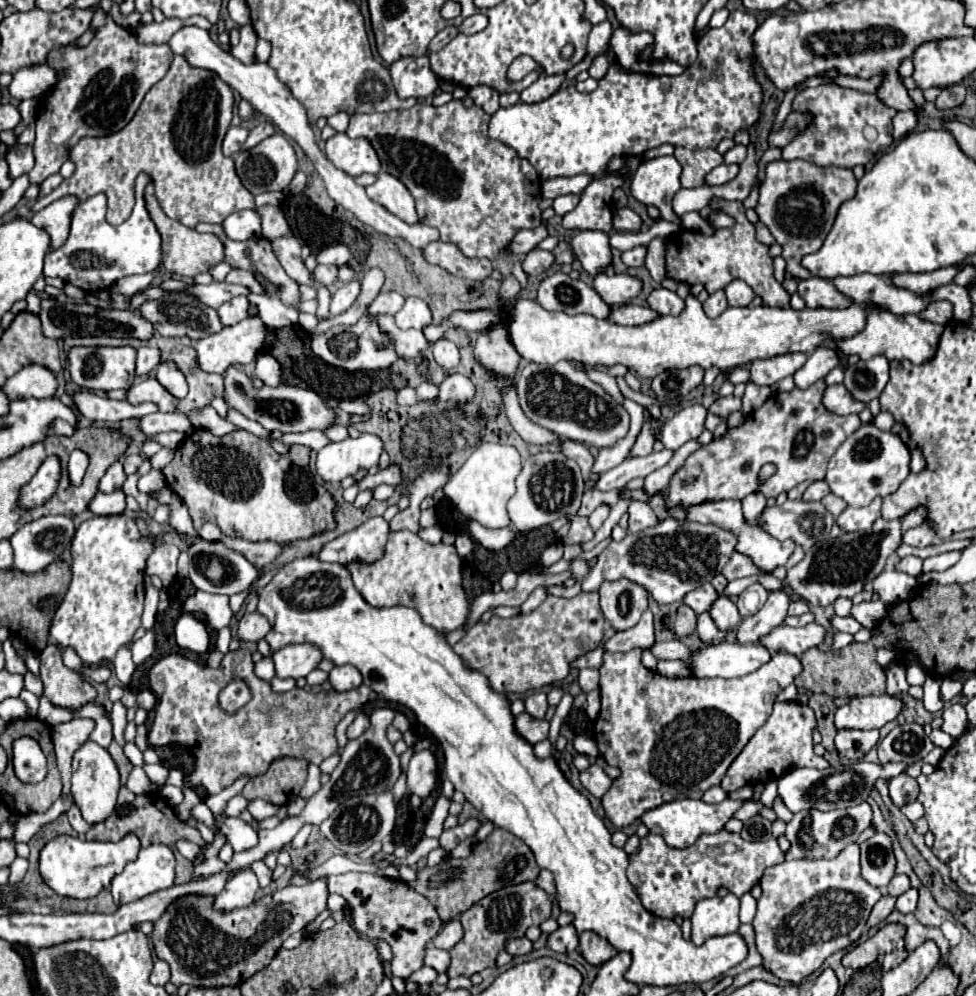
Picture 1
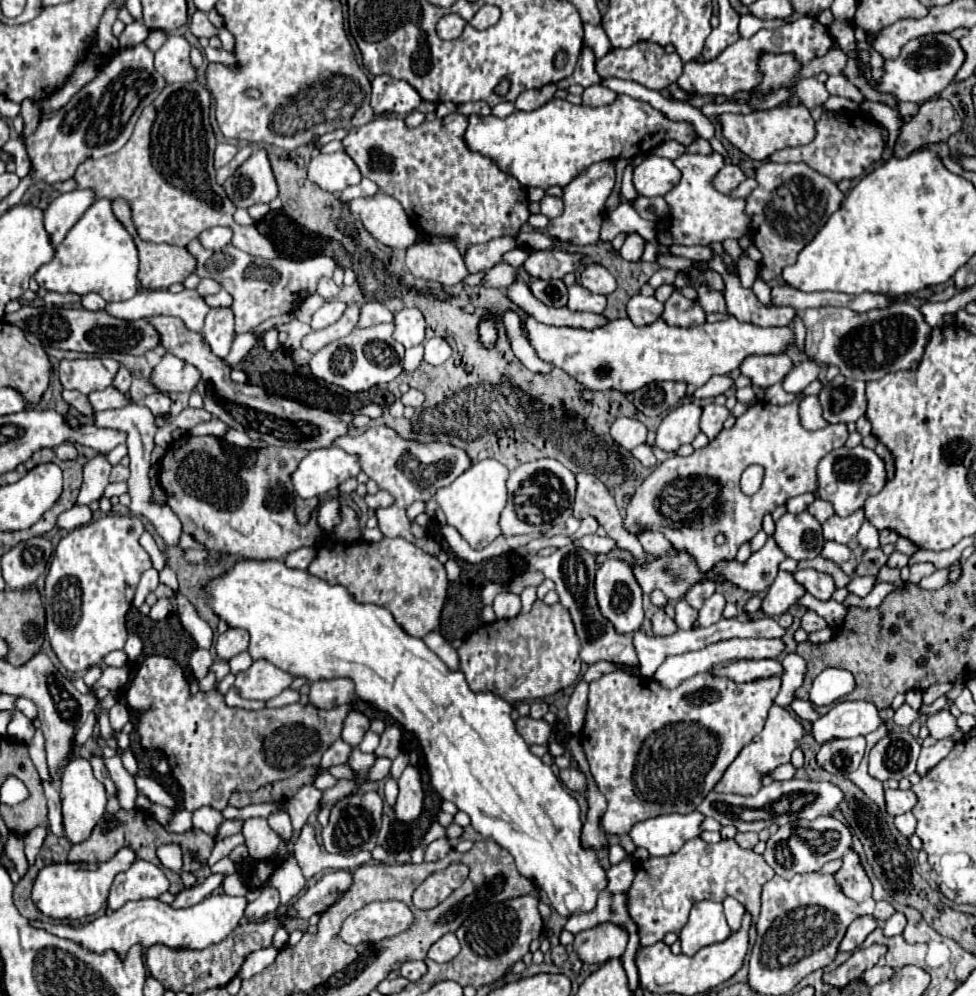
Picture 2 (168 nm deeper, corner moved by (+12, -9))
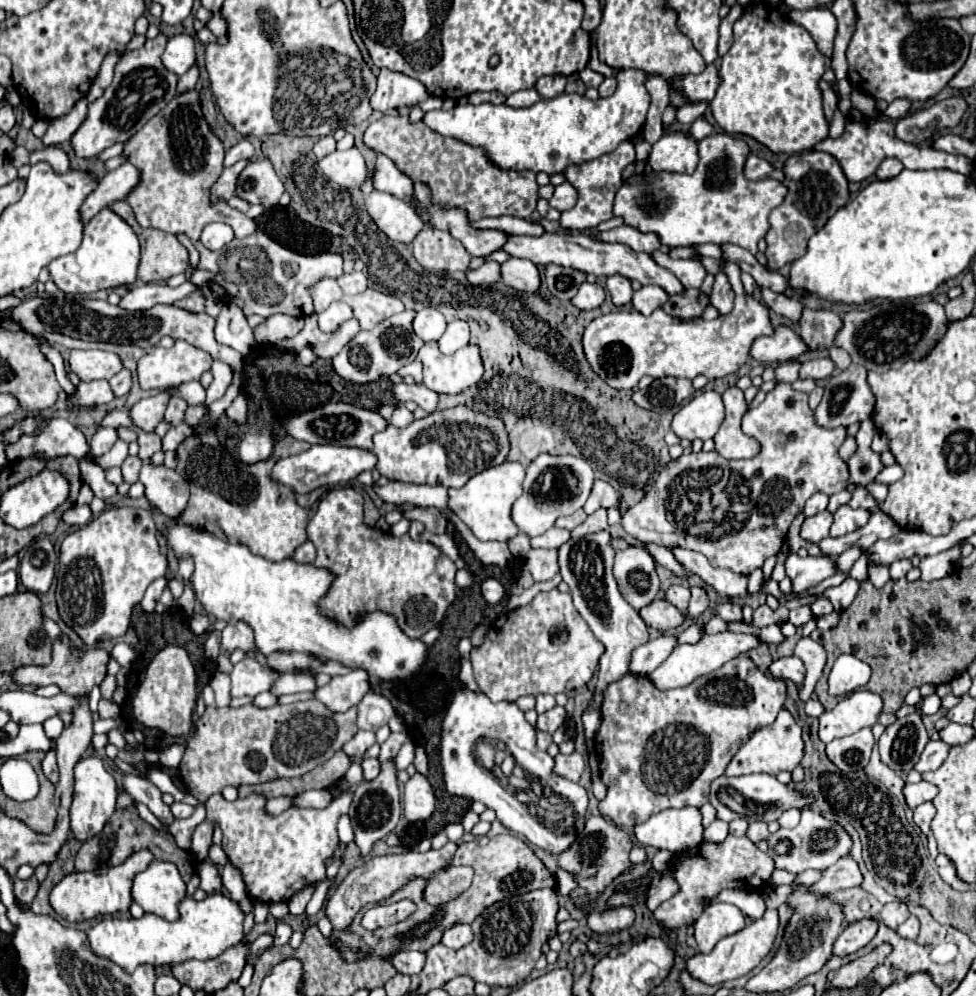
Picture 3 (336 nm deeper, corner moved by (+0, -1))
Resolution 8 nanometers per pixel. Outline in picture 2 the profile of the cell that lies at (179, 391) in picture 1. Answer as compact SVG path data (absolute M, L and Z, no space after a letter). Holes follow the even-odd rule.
M156 391L156 393L144 397L144 405L146 405L154 415L164 415L164 413L168 413L168 411L170 411L170 403L172 403L170 397L168 397L166 393L162 393L162 391Z

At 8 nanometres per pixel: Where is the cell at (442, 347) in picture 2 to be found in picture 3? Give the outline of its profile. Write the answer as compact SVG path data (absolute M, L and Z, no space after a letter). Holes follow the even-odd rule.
M452 321L452 323L448 323L446 333L440 337L438 345L440 345L442 353L450 355L450 353L462 349L462 345L468 345L468 341L470 341L468 323L466 321Z

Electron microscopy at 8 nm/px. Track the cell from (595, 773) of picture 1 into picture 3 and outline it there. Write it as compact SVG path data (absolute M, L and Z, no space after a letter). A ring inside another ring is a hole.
M574 751L572 755L562 755L562 753L558 753L558 755L554 757L554 769L552 769L552 771L554 771L556 775L568 779L568 781L578 781L580 775L584 773L584 769L586 769L584 757L582 757L578 751Z

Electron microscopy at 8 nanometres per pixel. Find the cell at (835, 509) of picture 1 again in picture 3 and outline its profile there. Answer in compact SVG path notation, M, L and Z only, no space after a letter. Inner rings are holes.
M844 489L844 491L840 491L840 493L834 493L834 495L830 495L830 503L828 503L828 511L830 513L834 513L840 505L846 505L848 501L850 501L850 491L848 489Z

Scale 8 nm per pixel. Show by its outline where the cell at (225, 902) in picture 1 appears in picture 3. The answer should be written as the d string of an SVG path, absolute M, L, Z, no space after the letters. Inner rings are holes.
M214 893L204 901L186 897L180 905L180 919L174 923L152 913L146 913L142 919L108 917L88 931L88 941L98 957L120 965L126 973L134 973L138 965L176 967L188 959L214 959L244 939L242 921L244 913L238 903L222 893Z

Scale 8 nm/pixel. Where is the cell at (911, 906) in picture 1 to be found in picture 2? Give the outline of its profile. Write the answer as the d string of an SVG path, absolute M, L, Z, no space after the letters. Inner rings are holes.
M894 913L886 923L884 923L884 935L886 937L892 937L892 935L900 935L904 931L904 925L906 925L906 917L904 913Z

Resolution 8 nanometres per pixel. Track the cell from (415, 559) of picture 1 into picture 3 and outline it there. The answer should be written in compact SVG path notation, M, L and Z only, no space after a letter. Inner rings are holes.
M352 487L330 489L328 495L320 499L306 533L318 551L314 565L334 575L326 595L318 601L318 609L336 623L354 627L362 615L384 611L394 615L398 627L410 639L420 639L426 631L440 625L456 597L454 563L428 541L414 541L408 533L394 537L364 525L362 495ZM344 613L350 619L342 620Z

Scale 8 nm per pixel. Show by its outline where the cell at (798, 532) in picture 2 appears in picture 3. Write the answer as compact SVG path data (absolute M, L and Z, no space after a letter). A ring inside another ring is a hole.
M830 511L818 513L818 515L814 515L814 517L810 517L810 519L804 521L800 535L802 535L806 541L820 543L824 537L828 537L830 525L832 525L832 513L830 513Z

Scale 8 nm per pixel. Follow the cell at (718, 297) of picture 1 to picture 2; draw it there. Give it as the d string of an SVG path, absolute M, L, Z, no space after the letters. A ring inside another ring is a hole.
M674 291L672 297L664 303L664 313L662 319L668 325L678 325L678 327L696 327L706 323L706 311L698 301L690 301L680 295L680 291Z

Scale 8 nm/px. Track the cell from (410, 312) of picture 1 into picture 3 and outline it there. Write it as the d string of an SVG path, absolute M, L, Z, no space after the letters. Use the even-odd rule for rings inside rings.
M424 307L416 313L414 331L422 341L438 341L446 331L446 319L436 307Z

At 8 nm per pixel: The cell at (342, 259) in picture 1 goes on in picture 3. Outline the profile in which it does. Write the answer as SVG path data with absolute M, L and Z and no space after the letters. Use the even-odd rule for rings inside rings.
M256 231L244 239L232 239L220 251L210 251L200 241L196 243L196 249L200 253L196 269L214 273L214 283L224 289L224 299L238 305L244 315L268 317L274 313L286 313L292 317L308 317L314 313L312 297L308 293L310 285L322 277L338 279L342 275L340 255L322 253L306 257L274 243L262 231Z

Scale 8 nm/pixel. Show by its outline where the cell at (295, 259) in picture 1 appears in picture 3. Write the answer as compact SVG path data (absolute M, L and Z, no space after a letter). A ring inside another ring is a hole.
M196 91L174 97L158 115L154 115L126 141L124 153L130 155L130 163L138 165L142 173L142 185L138 185L138 189L134 189L134 193L126 199L142 227L154 227L166 233L186 233L192 241L198 241L202 227L212 221L228 223L238 239L256 231L254 221L244 213L228 207L224 201L212 205L208 199L210 187L224 169L224 147L202 117ZM202 209L208 209L210 221L206 221L208 215L202 217Z

